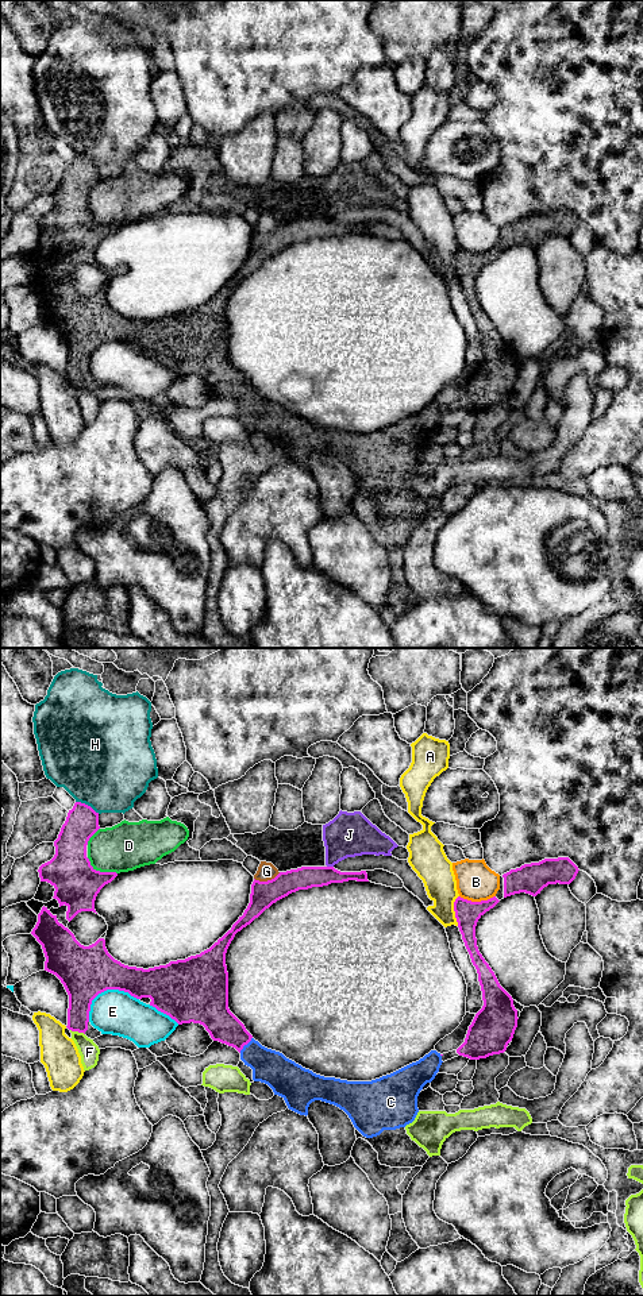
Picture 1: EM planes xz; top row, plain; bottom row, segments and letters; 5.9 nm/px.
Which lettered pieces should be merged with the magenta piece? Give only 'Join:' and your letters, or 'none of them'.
Join: C

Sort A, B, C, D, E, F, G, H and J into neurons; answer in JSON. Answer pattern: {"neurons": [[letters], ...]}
{"neurons": [["A"], ["B"], ["C"], ["D"], ["E"], ["F"], ["G"], ["H"], ["J"]]}

